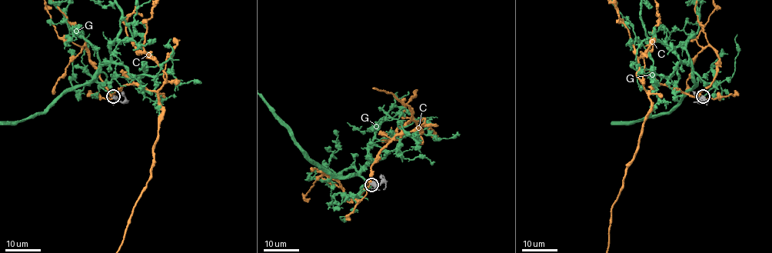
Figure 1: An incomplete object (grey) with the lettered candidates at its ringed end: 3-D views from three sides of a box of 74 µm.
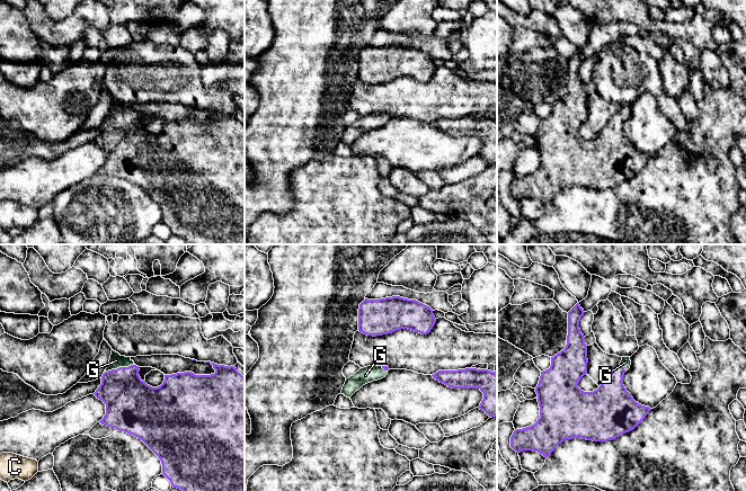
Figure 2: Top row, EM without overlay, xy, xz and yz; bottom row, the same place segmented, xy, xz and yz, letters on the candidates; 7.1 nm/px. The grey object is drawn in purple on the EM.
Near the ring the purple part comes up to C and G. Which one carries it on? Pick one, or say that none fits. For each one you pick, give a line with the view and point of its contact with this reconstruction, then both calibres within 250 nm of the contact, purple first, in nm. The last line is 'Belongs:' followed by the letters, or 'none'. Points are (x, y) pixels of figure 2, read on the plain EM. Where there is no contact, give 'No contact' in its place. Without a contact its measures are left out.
G: Touches purple at xy (120, 115). Thickness 340 nm (purple) against 100 nm
Belongs: G

